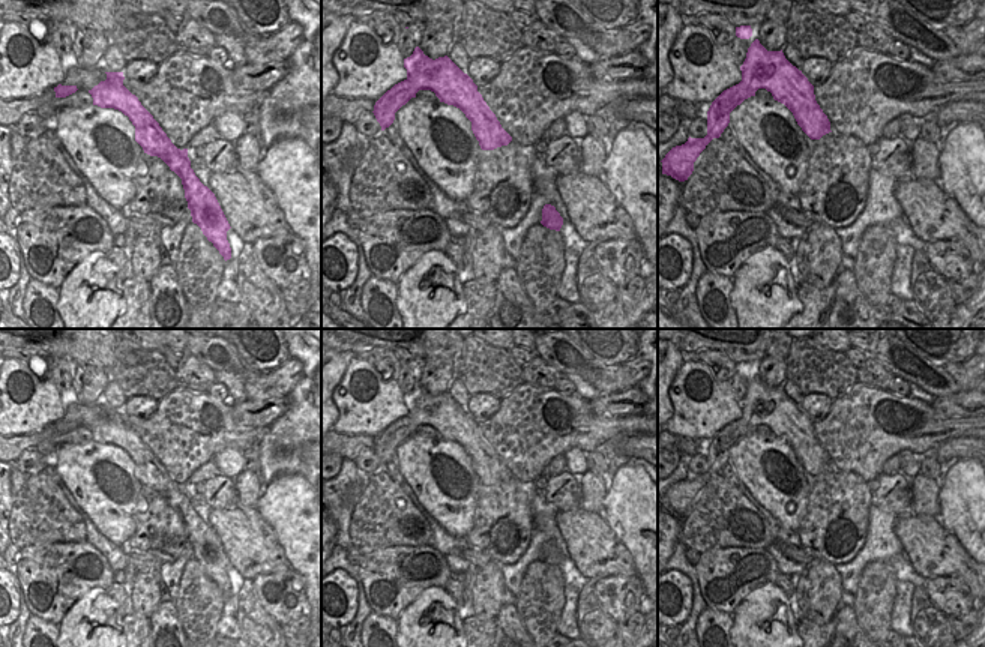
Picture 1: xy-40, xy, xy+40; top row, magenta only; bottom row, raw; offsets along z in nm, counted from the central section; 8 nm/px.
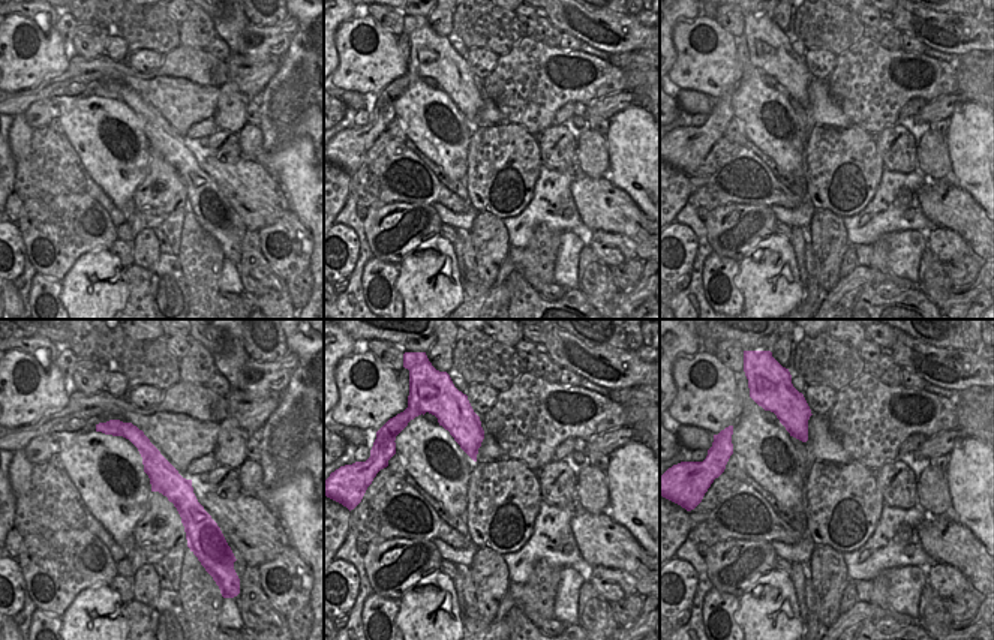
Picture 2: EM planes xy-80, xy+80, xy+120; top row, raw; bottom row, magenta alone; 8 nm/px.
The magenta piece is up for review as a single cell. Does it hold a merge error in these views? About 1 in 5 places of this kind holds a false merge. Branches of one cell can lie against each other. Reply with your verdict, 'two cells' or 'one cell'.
one cell

